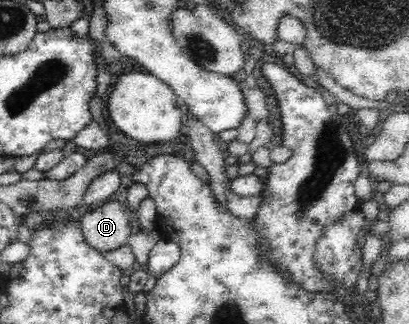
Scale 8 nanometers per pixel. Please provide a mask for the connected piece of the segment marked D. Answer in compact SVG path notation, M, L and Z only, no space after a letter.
M119 200L104 202L80 218L89 246L105 253L127 244L131 231L129 207Z

